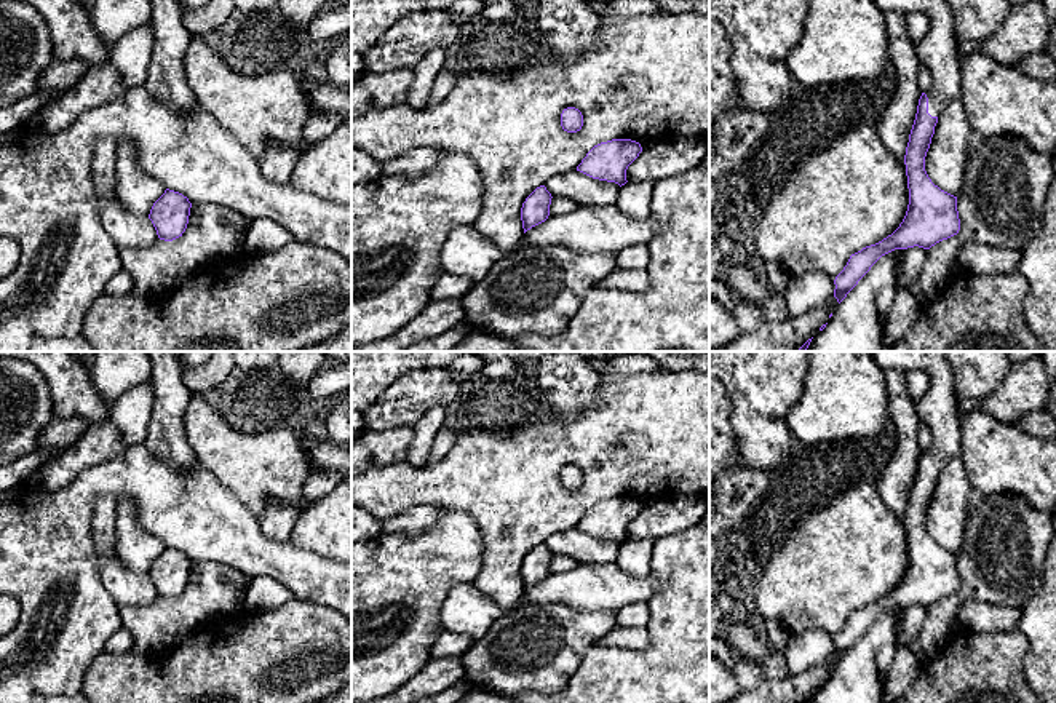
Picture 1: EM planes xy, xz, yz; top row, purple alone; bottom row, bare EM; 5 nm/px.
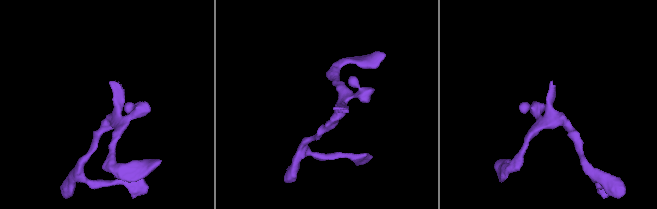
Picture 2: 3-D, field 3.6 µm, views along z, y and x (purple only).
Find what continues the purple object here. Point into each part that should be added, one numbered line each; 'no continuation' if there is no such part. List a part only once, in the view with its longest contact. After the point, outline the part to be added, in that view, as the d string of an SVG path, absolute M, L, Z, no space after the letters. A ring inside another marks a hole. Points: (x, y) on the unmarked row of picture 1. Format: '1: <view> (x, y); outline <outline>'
1: yz (938, 406); outline M872 352L872 356L883 371L923 369L930 375L930 388L915 404L915 412L931 431L931 446L925 451L928 471L939 475L962 449L954 375L946 352Z

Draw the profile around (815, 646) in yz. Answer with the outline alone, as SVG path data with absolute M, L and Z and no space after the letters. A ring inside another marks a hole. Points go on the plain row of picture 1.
M810 628L800 634L791 633L784 647L788 669L802 674L826 663L834 655L834 637L821 628Z

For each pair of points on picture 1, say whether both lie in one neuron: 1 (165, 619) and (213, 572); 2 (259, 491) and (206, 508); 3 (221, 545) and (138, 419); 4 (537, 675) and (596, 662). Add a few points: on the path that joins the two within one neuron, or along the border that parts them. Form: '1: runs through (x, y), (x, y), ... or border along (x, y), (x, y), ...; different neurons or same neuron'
1: runs through (178, 612), (205, 585); same neuron
2: border along (211, 472), (258, 518); different neurons
3: border along (142, 443), (128, 446); different neurons
4: border along (598, 643), (585, 651), (579, 668), (564, 686); different neurons

